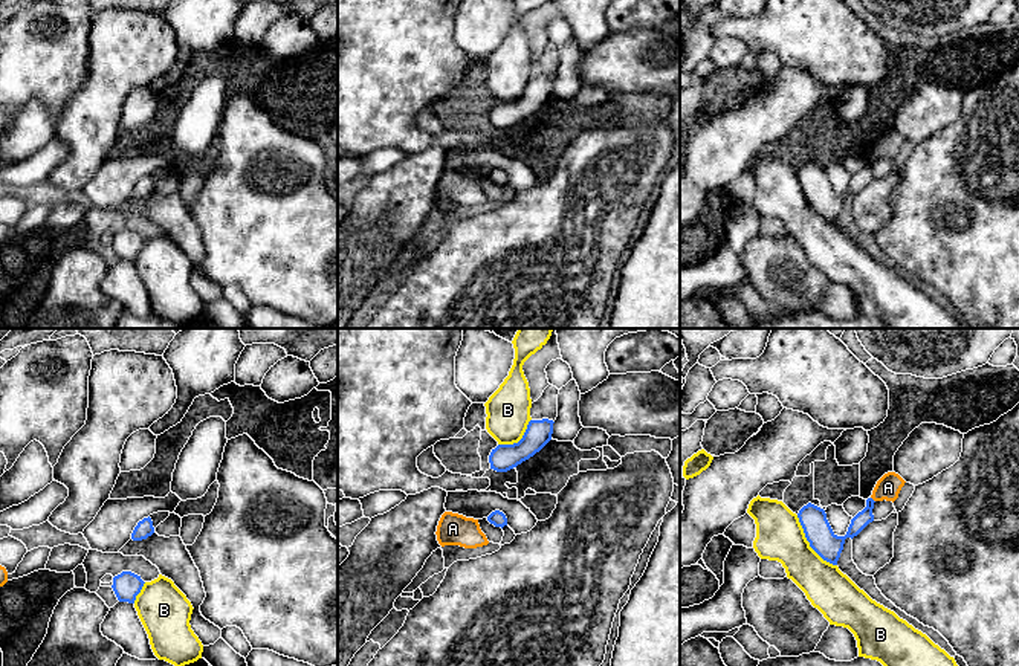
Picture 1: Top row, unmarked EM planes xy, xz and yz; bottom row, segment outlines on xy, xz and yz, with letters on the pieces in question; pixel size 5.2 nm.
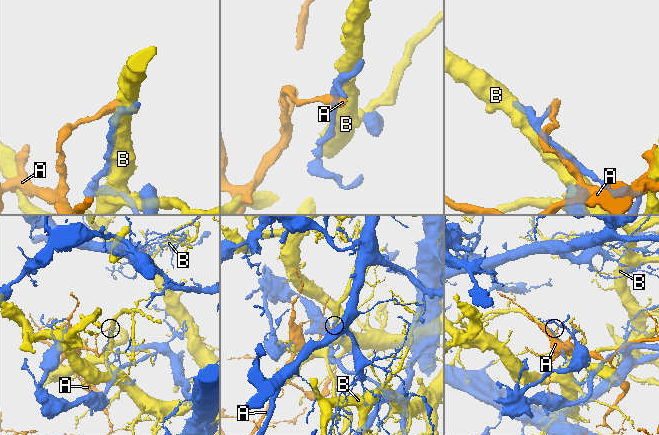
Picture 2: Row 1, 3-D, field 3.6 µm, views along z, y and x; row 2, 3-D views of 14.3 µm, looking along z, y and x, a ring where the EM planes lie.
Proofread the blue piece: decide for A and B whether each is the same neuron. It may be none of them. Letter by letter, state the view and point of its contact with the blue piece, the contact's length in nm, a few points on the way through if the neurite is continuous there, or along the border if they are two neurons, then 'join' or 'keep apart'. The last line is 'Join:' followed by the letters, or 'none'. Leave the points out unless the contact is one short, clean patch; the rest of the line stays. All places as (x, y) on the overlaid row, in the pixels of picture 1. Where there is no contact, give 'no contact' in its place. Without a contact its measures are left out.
A: meets blue in yz at (873, 500); contact 40 nm long; keep apart
B: meets blue in yz at (810, 544); contact 340 nm long; keep apart
Join: none

